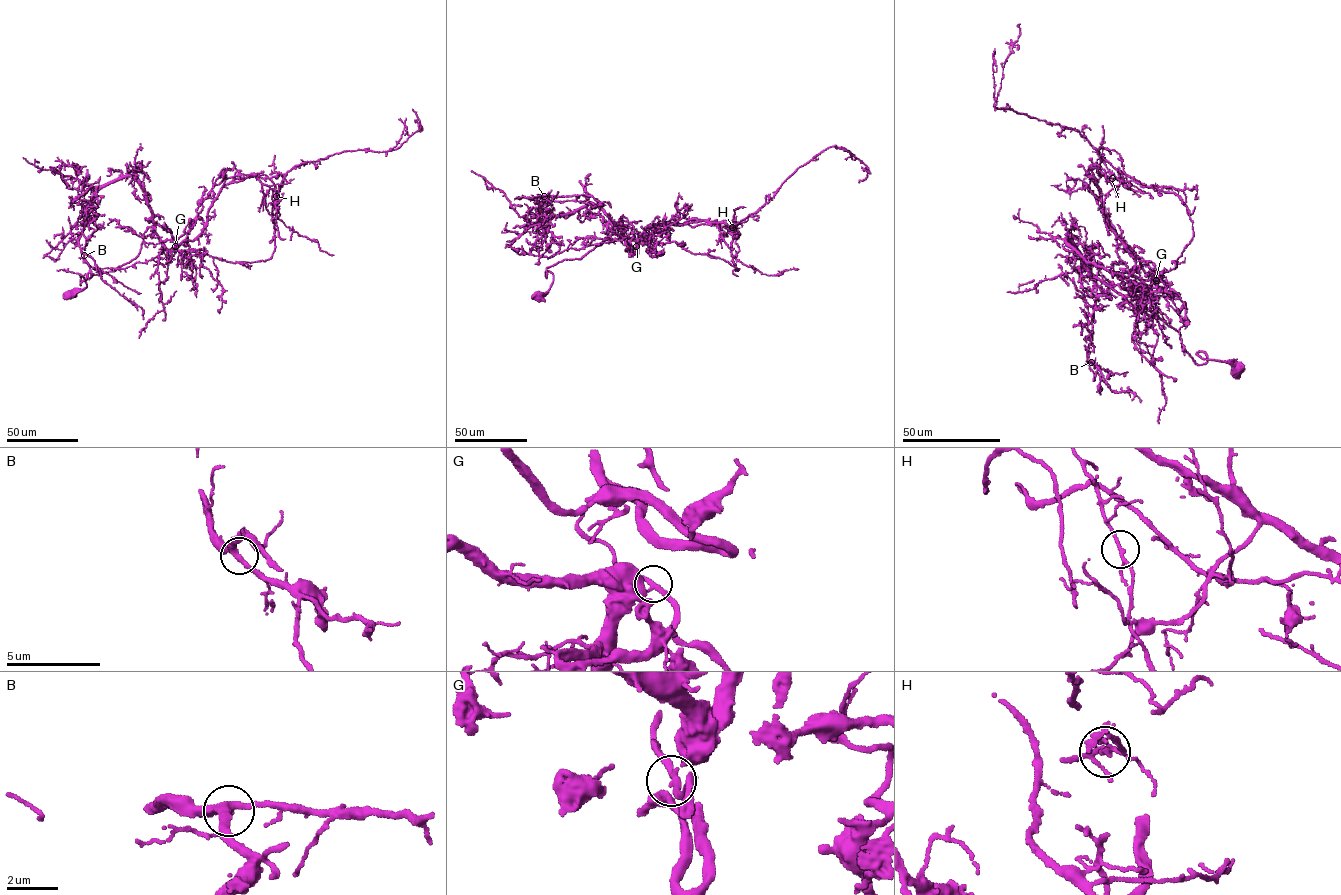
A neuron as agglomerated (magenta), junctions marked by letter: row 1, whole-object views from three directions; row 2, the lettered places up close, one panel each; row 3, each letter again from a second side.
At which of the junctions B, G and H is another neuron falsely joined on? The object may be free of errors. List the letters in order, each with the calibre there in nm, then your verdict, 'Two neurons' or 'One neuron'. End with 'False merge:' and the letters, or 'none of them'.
B: Thickness 360 nm. One neuron
G: Thickness 220 nm. One neuron
H: Thickness 140 nm. Two neurons
False merge: H

